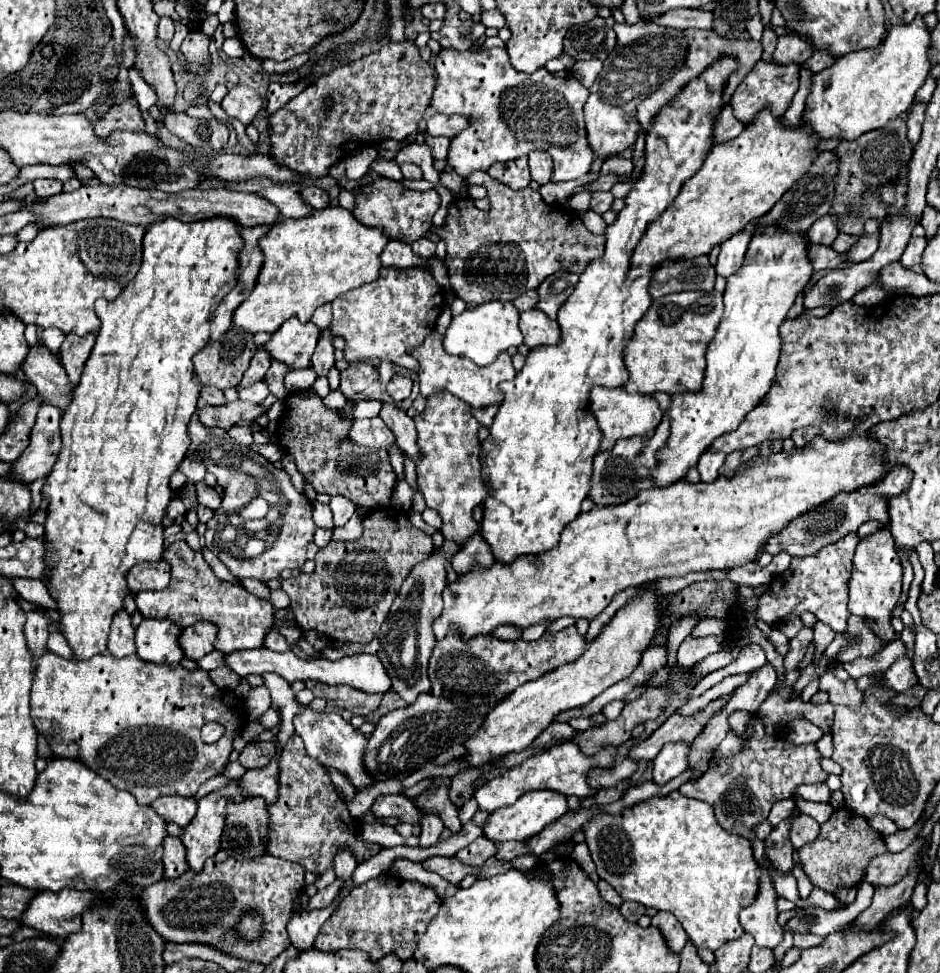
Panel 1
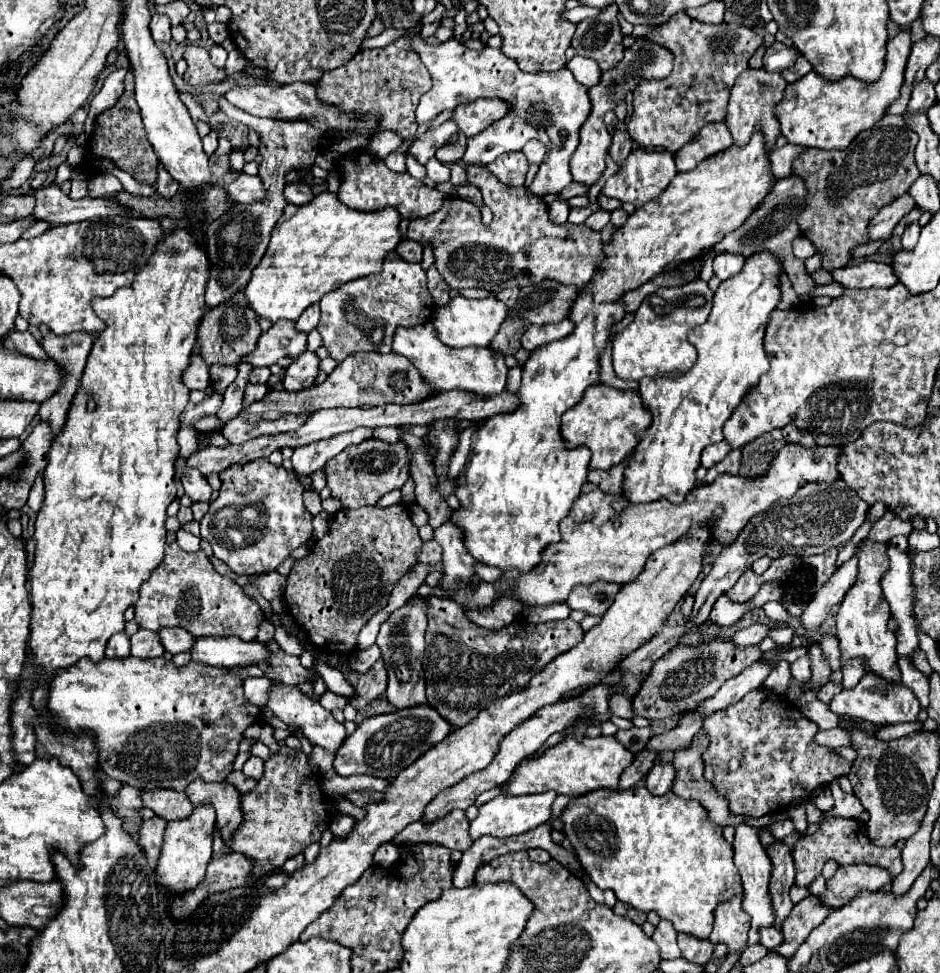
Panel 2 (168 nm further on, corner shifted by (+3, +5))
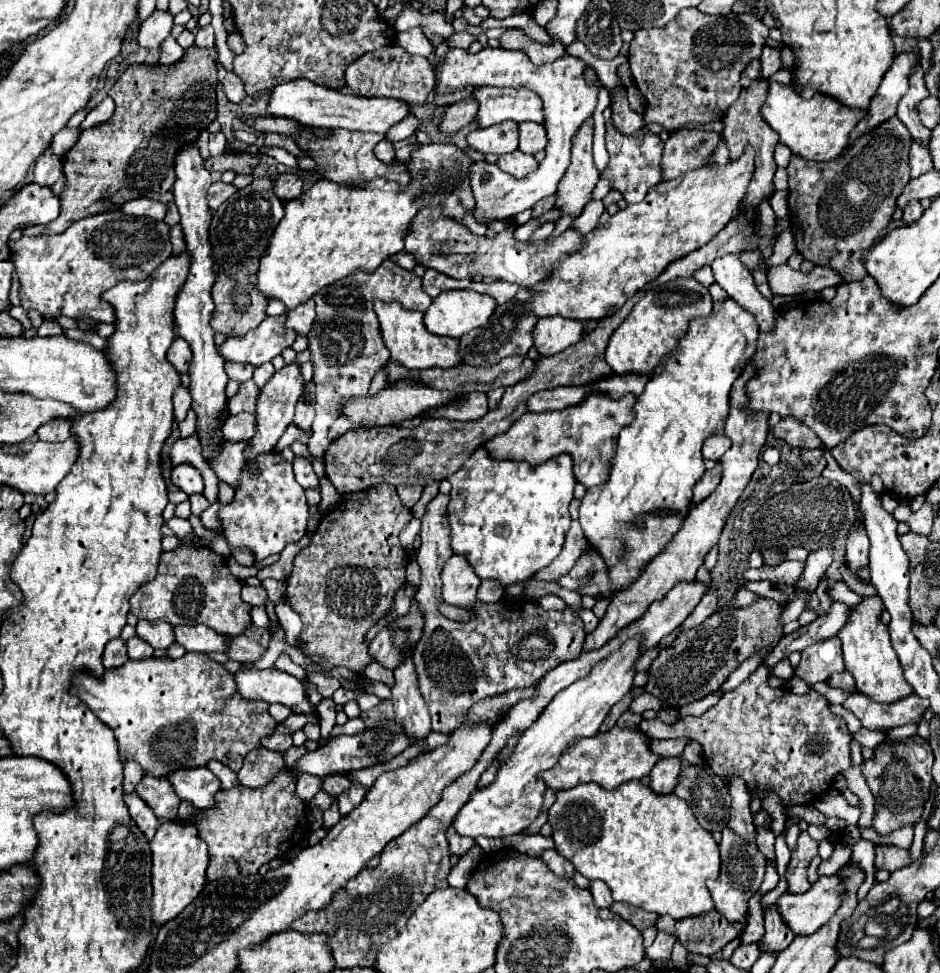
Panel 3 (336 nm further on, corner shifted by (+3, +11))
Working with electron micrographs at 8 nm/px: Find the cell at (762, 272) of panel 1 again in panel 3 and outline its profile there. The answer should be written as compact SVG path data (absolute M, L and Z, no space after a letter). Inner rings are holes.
M729 296L723 300L715 300L713 312L705 318L695 318L689 324L689 330L685 338L679 342L677 350L673 350L661 362L663 366L659 366L659 370L651 374L649 382L645 384L645 390L637 396L635 420L619 434L617 454L613 458L609 480L589 488L579 508L579 522L583 534L607 562L613 590L629 586L637 578L637 574L645 568L645 564L653 558L653 554L659 554L665 548L665 544L673 538L673 534L679 530L683 518L691 508L693 486L705 472L701 456L703 440L715 434L723 434L725 418L729 414L729 392L733 388L733 382L741 376L741 370L753 358L757 350L757 338L759 338L757 320L743 306L737 306L737 302L733 302L733 298ZM667 510L677 512L677 516L659 514ZM643 514L659 518L645 518L645 528L635 528L633 526L635 516Z

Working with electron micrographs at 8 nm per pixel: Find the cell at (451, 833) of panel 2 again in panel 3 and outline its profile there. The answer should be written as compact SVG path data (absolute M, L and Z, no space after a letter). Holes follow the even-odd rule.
M449 826L449 830L447 830L447 840L449 840L449 848L451 848L451 852L453 854L465 854L473 844L475 844L475 840L473 838L461 838L455 830L453 830L453 826Z

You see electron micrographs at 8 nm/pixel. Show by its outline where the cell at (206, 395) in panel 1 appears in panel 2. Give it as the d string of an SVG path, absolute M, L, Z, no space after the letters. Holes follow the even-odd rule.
M197 352L191 354L189 366L185 368L181 380L189 390L207 390L209 388L209 366Z

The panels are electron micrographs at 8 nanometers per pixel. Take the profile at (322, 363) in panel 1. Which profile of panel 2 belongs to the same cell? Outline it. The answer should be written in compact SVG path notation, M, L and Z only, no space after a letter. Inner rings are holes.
M303 352L295 364L291 364L287 370L285 370L285 376L283 376L283 390L287 392L299 392L299 390L305 390L305 388L311 388L313 382L315 382L315 376L319 372L319 358L313 354L313 352Z

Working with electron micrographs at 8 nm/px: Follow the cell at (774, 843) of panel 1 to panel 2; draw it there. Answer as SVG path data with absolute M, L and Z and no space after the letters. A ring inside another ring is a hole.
M781 842L767 846L767 852L769 852L769 858L773 862L773 874L771 874L771 882L769 882L771 906L775 912L773 928L777 928L781 932L785 918L793 910L789 890L791 890L793 880L795 880L795 866L793 866L793 858L791 858L791 848L783 846Z

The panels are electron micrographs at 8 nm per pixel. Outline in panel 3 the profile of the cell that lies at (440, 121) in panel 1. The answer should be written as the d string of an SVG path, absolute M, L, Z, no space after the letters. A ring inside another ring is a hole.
M483 86L473 90L473 98L479 102L475 118L479 128L487 128L503 120L543 122L541 98L529 88Z

